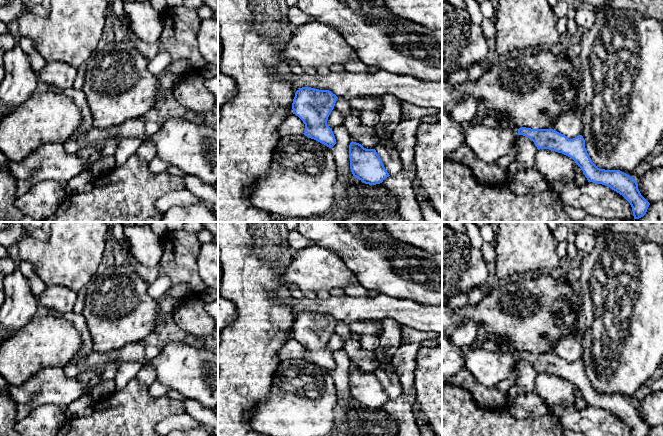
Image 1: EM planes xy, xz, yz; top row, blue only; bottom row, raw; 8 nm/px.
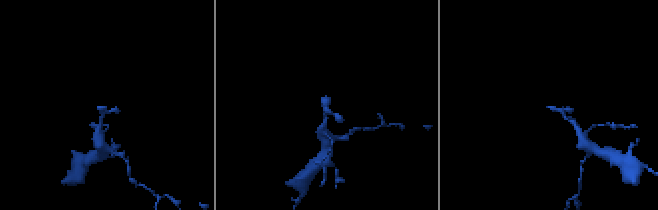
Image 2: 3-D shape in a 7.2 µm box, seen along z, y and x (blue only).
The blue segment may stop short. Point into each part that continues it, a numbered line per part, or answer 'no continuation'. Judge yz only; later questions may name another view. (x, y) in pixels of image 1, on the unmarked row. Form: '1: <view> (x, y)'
1: yz (489, 367)

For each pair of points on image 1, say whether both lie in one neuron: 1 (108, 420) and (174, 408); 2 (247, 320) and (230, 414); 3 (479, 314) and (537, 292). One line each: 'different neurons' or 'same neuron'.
1: same neuron
2: same neuron
3: same neuron

